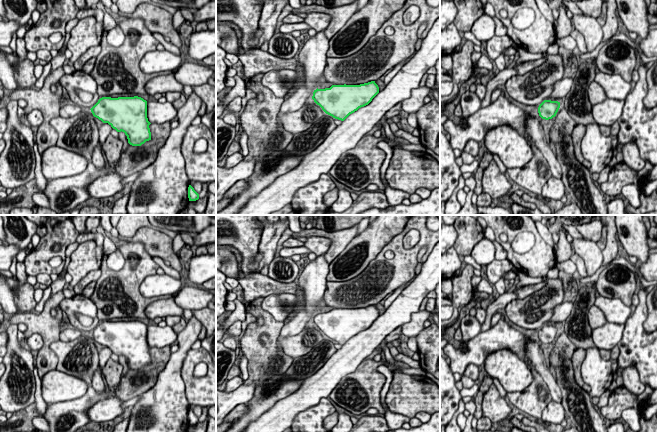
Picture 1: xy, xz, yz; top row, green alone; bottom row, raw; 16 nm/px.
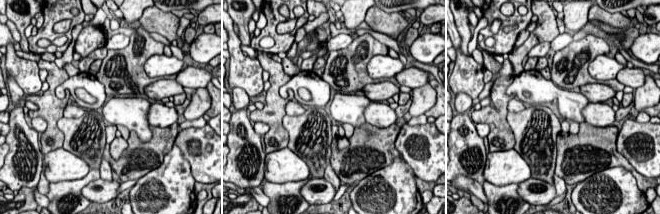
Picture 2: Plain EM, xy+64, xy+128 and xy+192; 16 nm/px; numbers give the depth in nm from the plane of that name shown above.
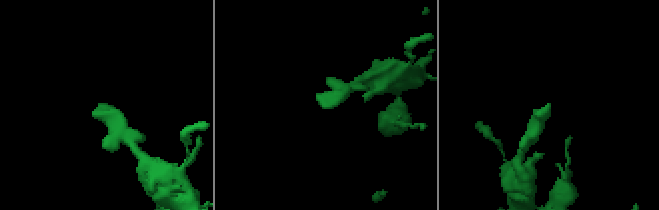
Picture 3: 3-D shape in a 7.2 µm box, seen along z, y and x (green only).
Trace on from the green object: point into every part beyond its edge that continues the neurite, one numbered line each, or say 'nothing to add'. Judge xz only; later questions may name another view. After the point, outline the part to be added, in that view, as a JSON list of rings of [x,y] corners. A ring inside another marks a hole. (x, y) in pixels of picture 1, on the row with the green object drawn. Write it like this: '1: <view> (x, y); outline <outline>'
nothing to add

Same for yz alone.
1: yz (561, 88); outline [[[562,78],[555,82],[552,94],[545,100],[561,102],[572,88],[573,78]]]

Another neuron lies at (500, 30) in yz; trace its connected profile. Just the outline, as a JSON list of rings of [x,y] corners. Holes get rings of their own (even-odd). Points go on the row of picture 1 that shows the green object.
[[[495,16],[493,17],[495,22],[495,35],[497,36],[505,36],[507,35],[507,28],[504,24]]]

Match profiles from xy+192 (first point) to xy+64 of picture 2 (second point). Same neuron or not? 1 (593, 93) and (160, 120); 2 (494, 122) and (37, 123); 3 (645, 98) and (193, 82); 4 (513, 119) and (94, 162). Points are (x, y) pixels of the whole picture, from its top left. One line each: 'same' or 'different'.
1: different
2: different
3: different
4: same

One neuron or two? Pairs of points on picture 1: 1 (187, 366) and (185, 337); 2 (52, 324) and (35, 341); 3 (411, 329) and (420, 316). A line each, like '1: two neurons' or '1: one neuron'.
1: two neurons
2: two neurons
3: one neuron

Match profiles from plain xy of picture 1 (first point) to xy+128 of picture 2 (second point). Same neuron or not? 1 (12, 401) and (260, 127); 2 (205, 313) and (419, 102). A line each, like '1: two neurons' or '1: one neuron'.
1: two neurons
2: two neurons

